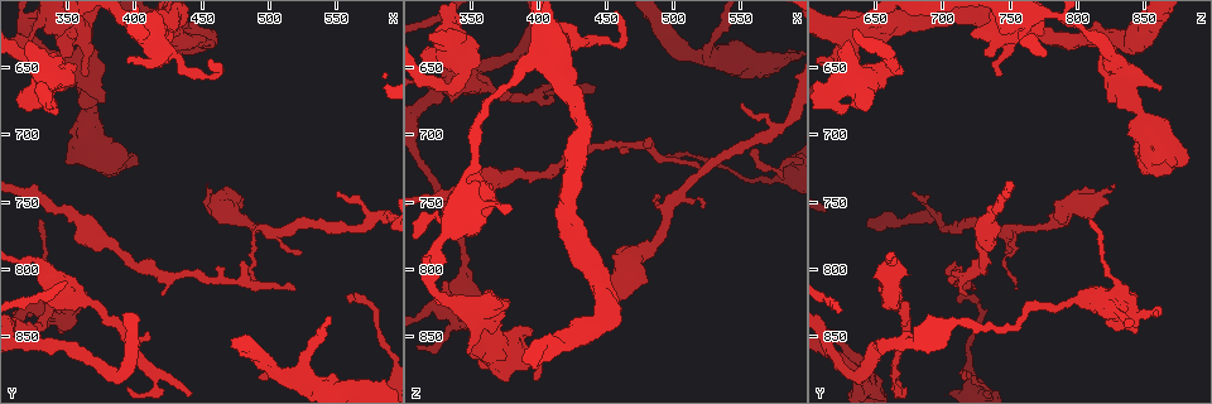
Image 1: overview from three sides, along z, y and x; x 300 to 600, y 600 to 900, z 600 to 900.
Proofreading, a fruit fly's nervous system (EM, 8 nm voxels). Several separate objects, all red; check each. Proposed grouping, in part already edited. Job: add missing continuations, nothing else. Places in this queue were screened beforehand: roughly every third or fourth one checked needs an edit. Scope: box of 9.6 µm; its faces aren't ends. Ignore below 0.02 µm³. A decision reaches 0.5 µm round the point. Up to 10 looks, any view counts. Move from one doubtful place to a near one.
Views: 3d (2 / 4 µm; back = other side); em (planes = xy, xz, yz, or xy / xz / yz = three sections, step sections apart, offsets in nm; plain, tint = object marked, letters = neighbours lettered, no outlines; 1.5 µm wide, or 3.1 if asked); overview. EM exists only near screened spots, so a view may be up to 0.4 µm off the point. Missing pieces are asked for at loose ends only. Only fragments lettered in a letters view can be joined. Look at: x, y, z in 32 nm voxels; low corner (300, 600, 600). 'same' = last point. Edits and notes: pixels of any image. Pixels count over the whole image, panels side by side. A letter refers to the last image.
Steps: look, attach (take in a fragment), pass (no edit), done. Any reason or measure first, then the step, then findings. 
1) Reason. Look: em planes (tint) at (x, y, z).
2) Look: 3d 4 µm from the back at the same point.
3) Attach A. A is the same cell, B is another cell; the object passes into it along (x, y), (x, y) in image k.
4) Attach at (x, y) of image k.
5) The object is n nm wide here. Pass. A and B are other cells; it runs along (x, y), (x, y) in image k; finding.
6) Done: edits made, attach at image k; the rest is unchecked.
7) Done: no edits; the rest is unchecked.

Branch stops here. Look: em xz step 4 (tint) at (454, 740, 828).

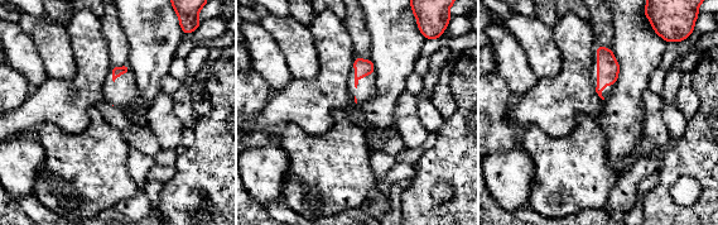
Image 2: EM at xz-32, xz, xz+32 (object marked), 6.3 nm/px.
Look: em planes (letters) at the same point.

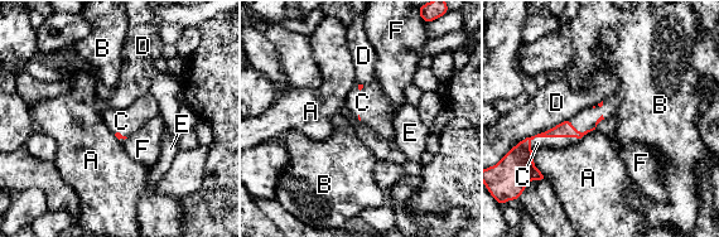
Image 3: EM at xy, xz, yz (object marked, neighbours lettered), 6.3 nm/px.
Attach C. C is the same cell, A, B, D, E and F are other cells; the object passes into it along (520, 158), (553, 136), (537, 143) in image 3; it goes on there.

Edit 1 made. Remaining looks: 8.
An open end. Look: em planes (letters) at (344, 684, 626).

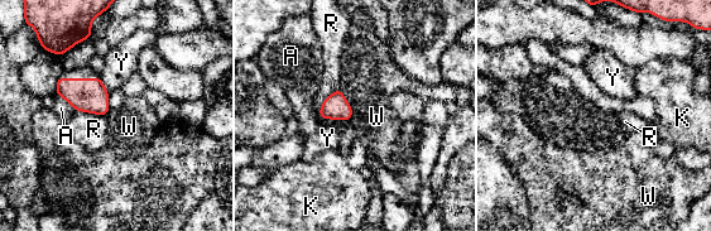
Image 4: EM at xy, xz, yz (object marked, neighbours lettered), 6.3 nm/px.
Pass. A, K, R, W and Y are other cells; a border runs along (345, 99), (352, 115) in image 4; none of them fits.

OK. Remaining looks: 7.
An open end. Look: em planes (letters) at (410, 848, 672).

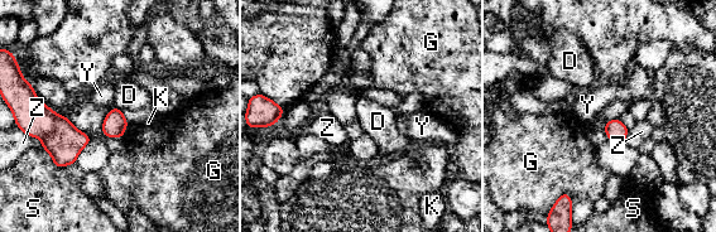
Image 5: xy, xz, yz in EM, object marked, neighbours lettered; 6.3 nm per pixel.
Pass. D, G, K, S, Y and Z are other cells; a border runs along (115, 106), (120, 110) in image 5; none of them fits.

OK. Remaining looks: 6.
An open end. Look: em xy step 8 (letters) at (348, 846, 844).

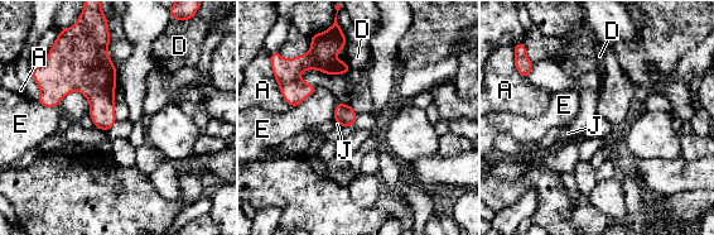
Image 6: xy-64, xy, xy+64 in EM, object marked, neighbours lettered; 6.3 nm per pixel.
Look: em planes (letters) at the same point.

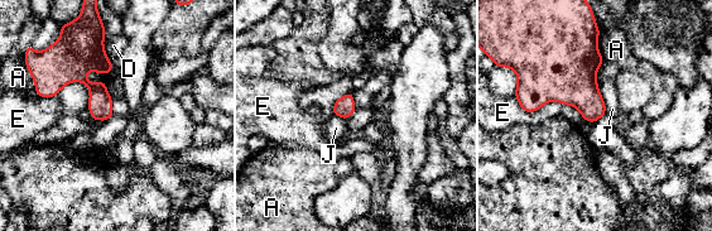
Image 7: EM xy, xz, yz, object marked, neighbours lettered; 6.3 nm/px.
The longest contact is with E, 340 nm. Pass. A, D, E and J are other cells; a border runs along (604, 104), (606, 112) in image 7; no lettered fragment goes on from it.

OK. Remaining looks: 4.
Done: edits made, attach at image 3; the rest is unchecked.

